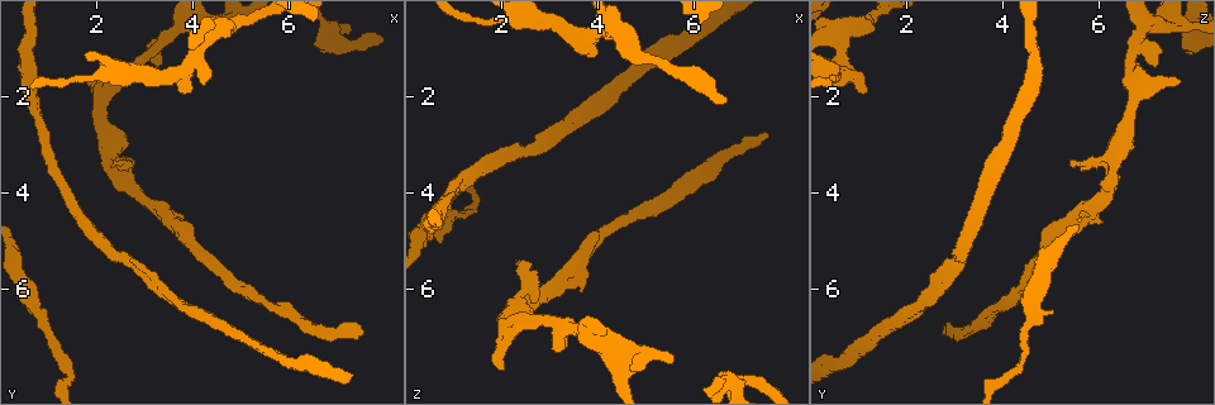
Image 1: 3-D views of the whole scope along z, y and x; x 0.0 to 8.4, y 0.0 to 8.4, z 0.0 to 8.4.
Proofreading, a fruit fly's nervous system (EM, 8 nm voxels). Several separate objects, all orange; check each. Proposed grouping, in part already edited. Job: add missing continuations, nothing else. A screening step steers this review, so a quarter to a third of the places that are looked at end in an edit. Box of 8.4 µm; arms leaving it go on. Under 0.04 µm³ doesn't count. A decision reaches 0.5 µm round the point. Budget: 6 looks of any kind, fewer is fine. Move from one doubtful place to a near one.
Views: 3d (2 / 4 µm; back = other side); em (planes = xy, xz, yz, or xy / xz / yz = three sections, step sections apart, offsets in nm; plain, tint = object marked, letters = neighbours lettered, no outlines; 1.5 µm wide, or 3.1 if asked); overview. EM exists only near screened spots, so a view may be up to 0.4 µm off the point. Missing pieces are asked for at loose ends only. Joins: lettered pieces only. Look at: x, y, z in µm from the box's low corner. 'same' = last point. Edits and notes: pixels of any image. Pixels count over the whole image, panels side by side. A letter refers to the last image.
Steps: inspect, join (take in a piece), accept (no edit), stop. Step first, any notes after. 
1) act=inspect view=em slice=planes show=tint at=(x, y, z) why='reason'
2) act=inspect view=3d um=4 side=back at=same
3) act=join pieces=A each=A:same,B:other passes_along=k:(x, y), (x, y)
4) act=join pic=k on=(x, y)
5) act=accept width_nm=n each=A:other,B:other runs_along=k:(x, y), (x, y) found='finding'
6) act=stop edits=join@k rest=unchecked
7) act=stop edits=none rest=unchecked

act=inspect view=3d um=2 at=(0.70, 6.45, 5.05) why='an open end'

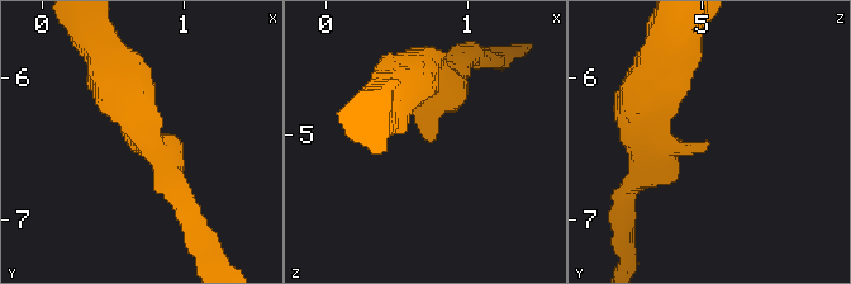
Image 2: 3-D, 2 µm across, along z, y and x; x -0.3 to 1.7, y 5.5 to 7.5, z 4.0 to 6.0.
act=inspect view=em slice=planes show=tint at=(0.74, 6.48, 5.02) why='now the EM'

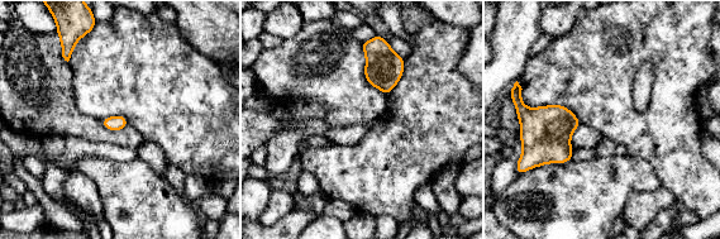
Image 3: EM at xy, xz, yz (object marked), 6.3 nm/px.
act=inspect view=em slice=planes show=letters at=same why='what lies round it'

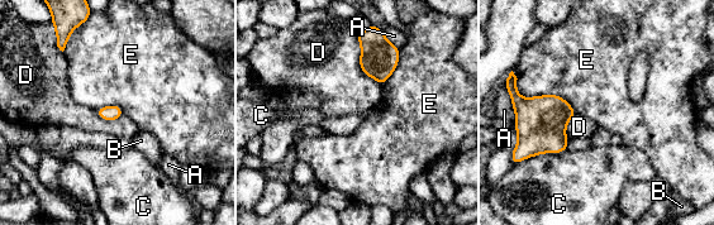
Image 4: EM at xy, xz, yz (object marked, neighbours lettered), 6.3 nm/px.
act=accept longest_contact=E:420nm each=A:other,B:other,C:other,D:other,E:other border=4:(517, 89), (558, 95), (576, 113) found='none of them fits'

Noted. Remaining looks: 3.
act=inspect view=3d um=4 at=(3.80, 1.90, 1.10) why='an open end'

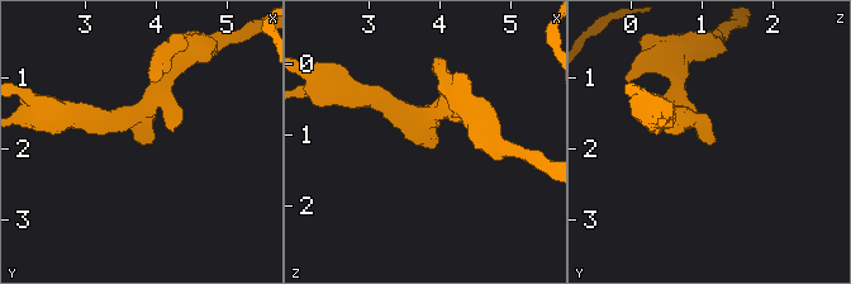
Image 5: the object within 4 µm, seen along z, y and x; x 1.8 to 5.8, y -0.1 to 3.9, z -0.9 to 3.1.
act=inspect view=em slice=yz step=8 show=tint at=(3.85, 1.95, 1.15) why='shape alone is not enough'

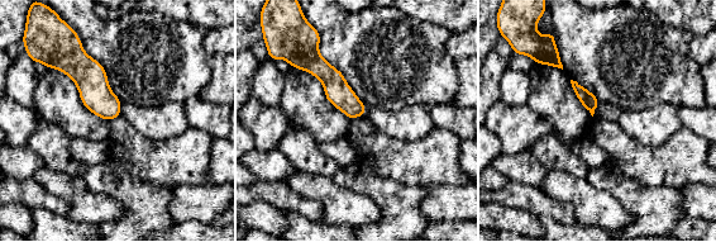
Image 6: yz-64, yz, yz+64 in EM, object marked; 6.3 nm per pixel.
act=inspect view=em slice=planes show=letters at=same

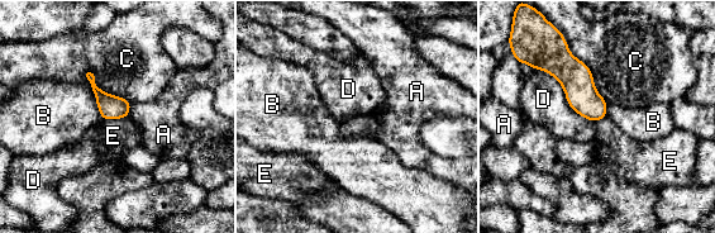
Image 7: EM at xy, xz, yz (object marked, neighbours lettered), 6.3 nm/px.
act=accept width_nm=150 each=A:other,B:other,C:other,D:other,E:other border=7:(128, 117), (105, 118), (103, 120) found='no lettered piece goes on from it'

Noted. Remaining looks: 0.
act=stop edits=none rest=unchecked

